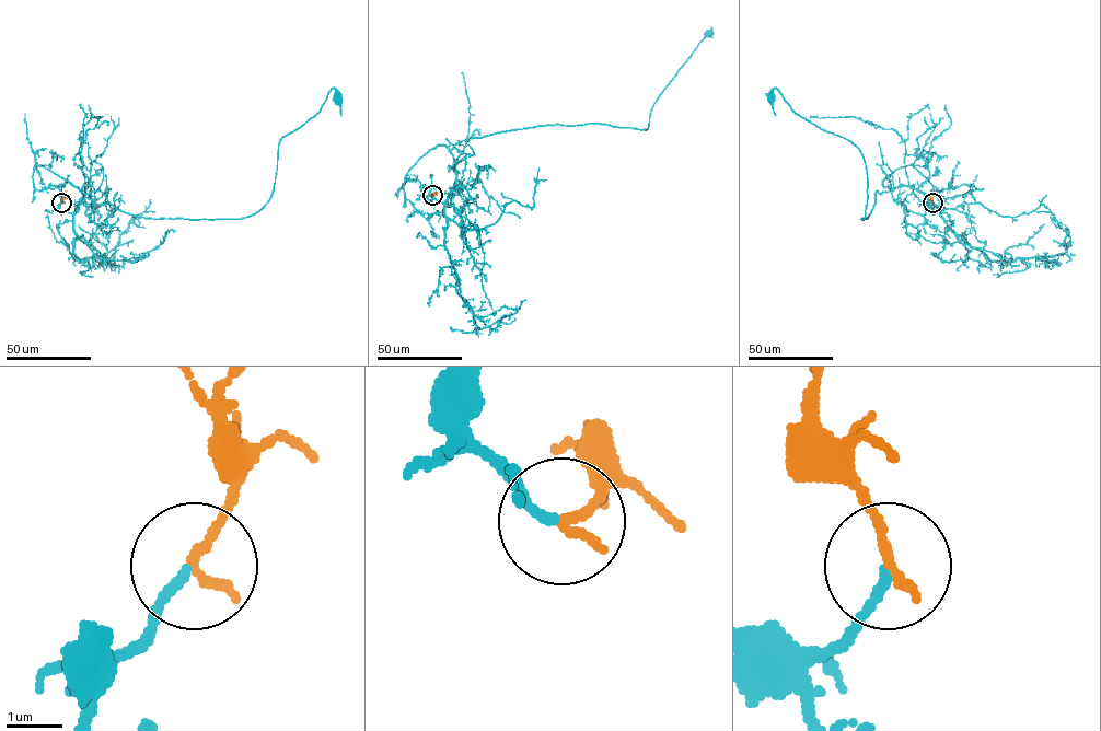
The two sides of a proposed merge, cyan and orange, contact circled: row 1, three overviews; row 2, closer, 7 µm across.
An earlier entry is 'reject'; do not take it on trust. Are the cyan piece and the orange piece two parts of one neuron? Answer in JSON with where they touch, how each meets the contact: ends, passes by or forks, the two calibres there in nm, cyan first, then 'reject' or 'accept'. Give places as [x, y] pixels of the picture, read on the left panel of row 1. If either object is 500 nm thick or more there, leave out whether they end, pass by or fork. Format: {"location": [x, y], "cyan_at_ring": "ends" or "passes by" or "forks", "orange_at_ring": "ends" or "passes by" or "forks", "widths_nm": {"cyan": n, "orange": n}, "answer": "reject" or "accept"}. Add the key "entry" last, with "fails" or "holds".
{"location": [61, 202], "cyan_at_ring": "ends", "orange_at_ring": "ends", "widths_nm": {"cyan": 160, "orange": 200}, "answer": "accept", "entry": "fails"}

